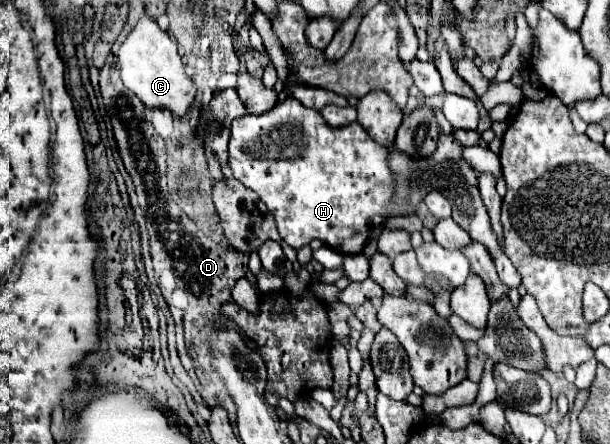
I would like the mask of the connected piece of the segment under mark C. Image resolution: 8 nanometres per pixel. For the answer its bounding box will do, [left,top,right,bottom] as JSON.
[117,16,197,118]

